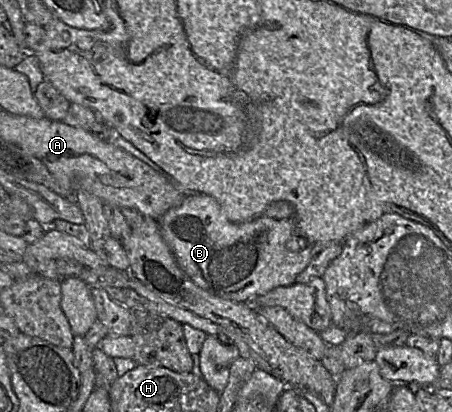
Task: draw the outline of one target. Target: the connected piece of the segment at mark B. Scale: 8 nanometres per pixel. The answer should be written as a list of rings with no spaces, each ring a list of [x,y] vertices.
[[[194,191],[184,193],[185,197],[181,203],[158,219],[159,229],[179,267],[197,286],[219,298],[250,302],[276,287],[292,285],[312,258],[329,244],[310,242],[299,233],[294,206],[287,201],[270,204],[262,215],[253,220],[233,223],[213,197]]]

